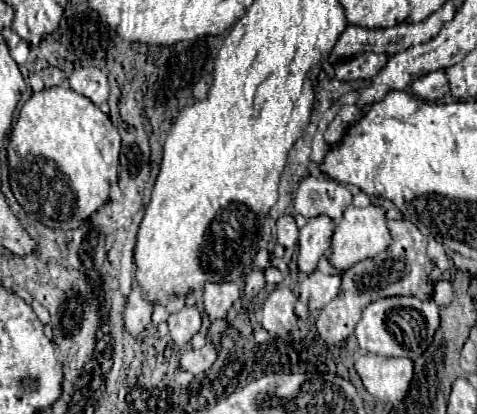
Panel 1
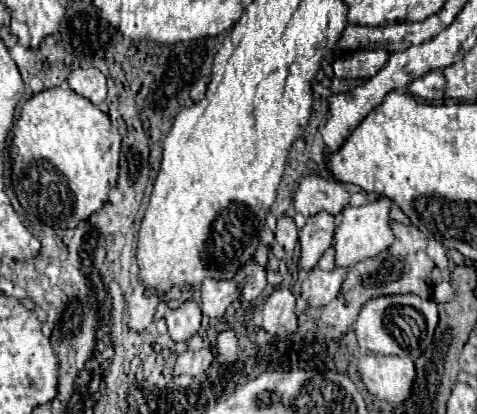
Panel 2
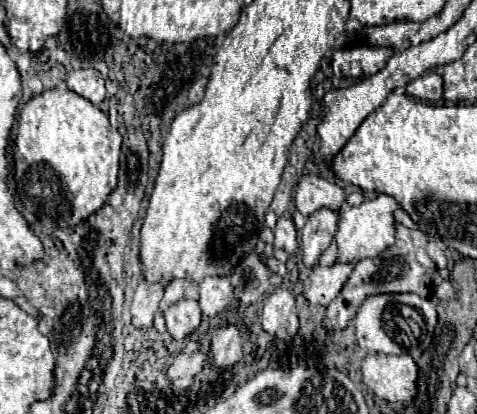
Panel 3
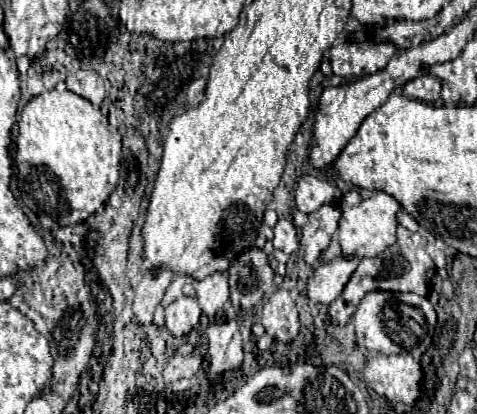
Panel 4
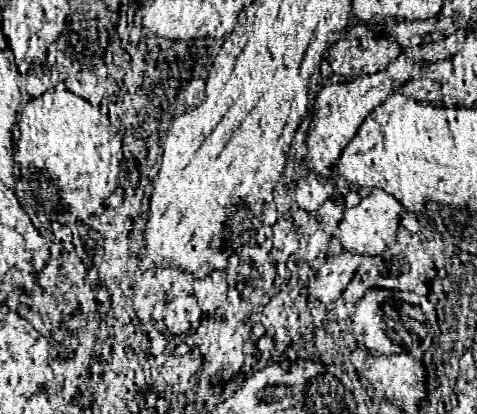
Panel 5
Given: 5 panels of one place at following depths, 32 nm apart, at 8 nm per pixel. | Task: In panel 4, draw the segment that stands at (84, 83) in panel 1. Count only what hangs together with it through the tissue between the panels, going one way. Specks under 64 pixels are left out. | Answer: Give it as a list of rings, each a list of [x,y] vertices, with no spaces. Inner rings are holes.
[[[80,68],[72,70],[66,78],[66,86],[76,92],[78,96],[90,100],[94,106],[98,106],[104,100],[104,82],[100,80],[98,72],[94,68]]]

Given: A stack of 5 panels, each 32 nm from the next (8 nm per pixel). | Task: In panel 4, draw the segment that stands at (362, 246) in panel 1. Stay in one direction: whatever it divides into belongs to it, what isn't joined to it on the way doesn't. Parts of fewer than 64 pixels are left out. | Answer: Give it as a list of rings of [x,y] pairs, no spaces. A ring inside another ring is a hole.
[[[376,192],[370,198],[364,198],[358,206],[350,208],[346,204],[342,204],[342,220],[340,226],[334,234],[334,240],[338,242],[342,256],[344,258],[374,258],[380,252],[384,252],[384,248],[390,248],[396,242],[396,220],[394,214],[400,210],[400,206],[388,196],[388,194],[380,194]]]

